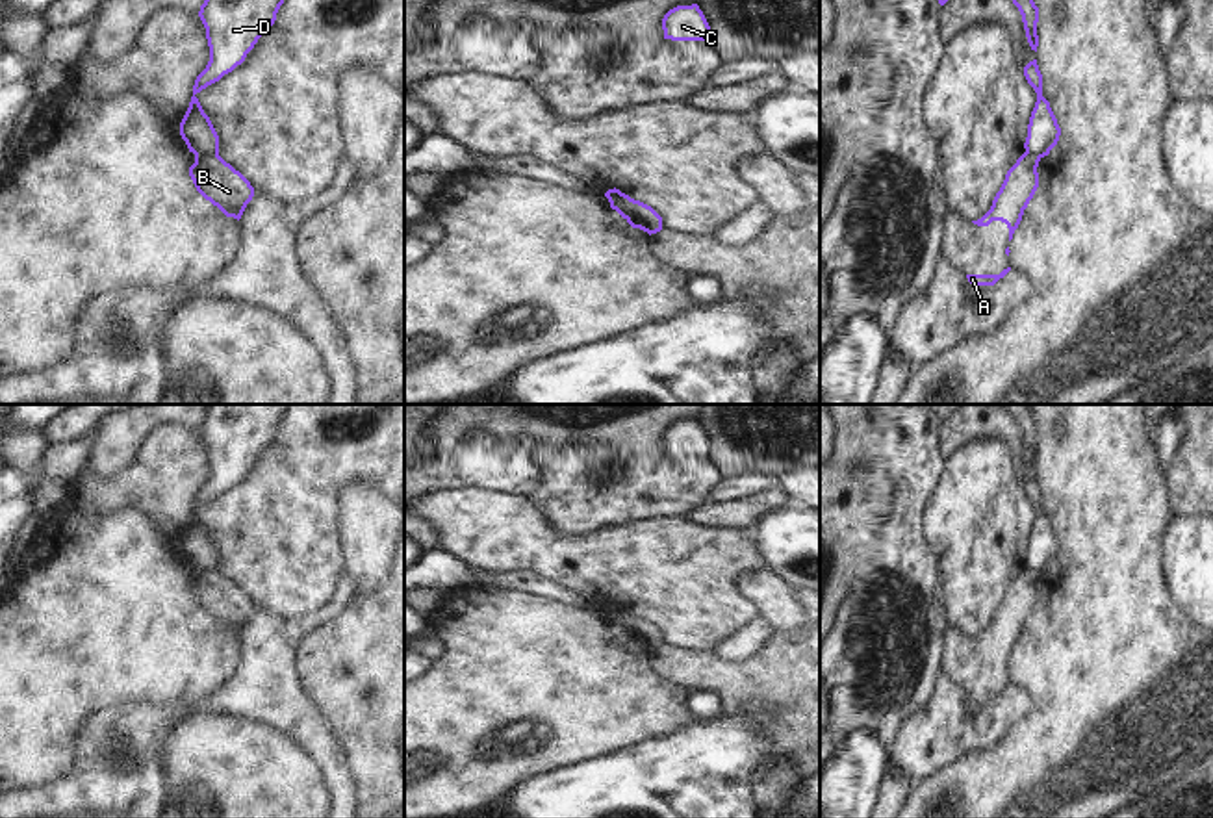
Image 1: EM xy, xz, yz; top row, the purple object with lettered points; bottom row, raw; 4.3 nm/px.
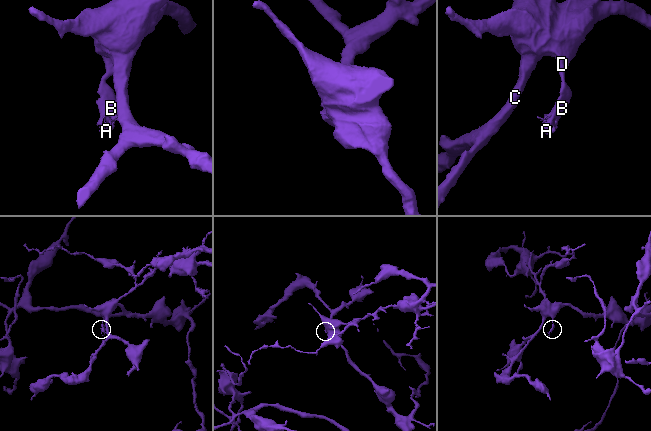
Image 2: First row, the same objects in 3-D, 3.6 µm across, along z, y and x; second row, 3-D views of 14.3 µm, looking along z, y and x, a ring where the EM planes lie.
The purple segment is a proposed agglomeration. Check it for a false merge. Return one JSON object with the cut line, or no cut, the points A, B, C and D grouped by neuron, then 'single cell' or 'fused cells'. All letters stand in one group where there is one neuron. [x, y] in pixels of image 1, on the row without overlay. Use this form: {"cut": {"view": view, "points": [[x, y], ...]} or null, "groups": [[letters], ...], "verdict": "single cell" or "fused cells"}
{"cut": {"view": "xy", "points": [[195, 568], [214, 568], [217, 572]]}, "groups": [["A", "B"], ["C", "D"]], "verdict": "fused cells"}

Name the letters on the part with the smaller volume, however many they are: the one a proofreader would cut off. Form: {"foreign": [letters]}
{"foreign": ["A", "B"]}

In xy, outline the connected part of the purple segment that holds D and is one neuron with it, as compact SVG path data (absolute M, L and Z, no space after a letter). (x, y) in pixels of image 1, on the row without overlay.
M210 404L198 432L206 443L210 477L197 492L180 551L193 569L219 571L219 551L195 512L241 480L275 440L287 404Z

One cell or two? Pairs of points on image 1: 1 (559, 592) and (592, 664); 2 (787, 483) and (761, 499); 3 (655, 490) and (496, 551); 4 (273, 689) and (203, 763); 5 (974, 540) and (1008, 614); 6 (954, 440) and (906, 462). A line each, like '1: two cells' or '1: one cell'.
1: two cells
2: two cells
3: two cells
4: two cells
5: two cells
6: two cells

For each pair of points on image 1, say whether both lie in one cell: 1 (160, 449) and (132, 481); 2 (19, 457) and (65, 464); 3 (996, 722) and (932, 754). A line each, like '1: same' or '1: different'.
1: same
2: different
3: same

